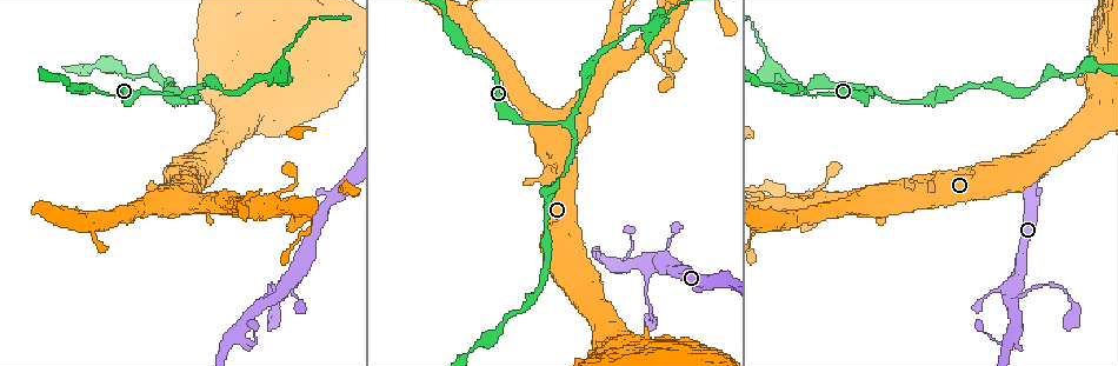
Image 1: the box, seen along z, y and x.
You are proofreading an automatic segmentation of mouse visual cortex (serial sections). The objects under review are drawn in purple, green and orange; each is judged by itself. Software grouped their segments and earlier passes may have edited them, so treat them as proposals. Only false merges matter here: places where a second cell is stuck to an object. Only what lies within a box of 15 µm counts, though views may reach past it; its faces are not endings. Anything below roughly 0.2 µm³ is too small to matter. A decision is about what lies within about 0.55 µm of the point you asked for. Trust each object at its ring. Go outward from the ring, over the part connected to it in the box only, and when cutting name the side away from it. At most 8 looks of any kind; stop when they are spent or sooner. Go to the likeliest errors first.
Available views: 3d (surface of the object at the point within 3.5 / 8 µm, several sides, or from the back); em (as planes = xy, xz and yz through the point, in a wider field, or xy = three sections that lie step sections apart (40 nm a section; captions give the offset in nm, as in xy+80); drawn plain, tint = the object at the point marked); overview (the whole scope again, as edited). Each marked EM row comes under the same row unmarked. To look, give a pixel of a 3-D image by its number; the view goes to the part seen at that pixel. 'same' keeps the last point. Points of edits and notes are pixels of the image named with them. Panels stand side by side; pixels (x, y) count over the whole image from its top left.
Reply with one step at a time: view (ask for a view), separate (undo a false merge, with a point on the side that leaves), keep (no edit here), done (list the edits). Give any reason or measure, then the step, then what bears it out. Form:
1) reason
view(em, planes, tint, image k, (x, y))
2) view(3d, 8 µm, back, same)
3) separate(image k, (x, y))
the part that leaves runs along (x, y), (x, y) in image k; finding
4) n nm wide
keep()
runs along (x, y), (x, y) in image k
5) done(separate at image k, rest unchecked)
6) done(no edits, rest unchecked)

branch point
view(3d, 3.5 µm, image 1, (1012, 297))

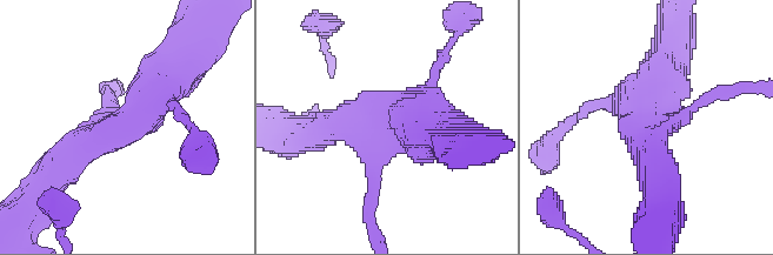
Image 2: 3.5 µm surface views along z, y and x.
view(em, xy, step 3, tint, image 2, (390, 115))

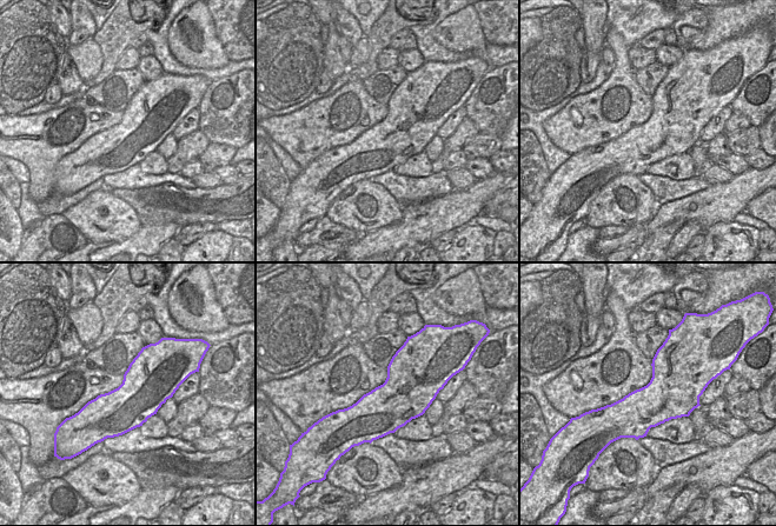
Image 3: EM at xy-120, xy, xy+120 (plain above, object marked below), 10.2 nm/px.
keep()
runs along (179, 65), (135, 120), (64, 162) in image 2; one cell here

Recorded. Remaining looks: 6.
view(3d, 3.5 µm, image 1, (192, 90))

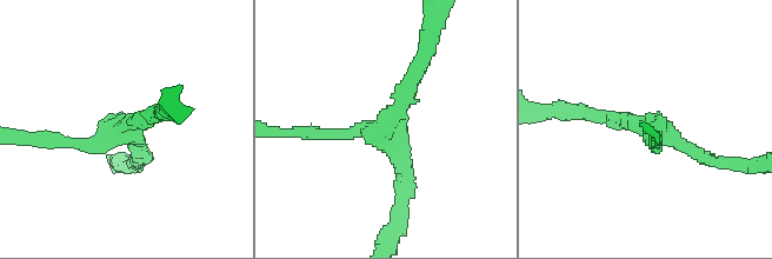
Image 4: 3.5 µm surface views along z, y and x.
3 arms; arms of 150, 200, 200 nm
view(em, xy, step 5, tint, image 4, (120, 131))

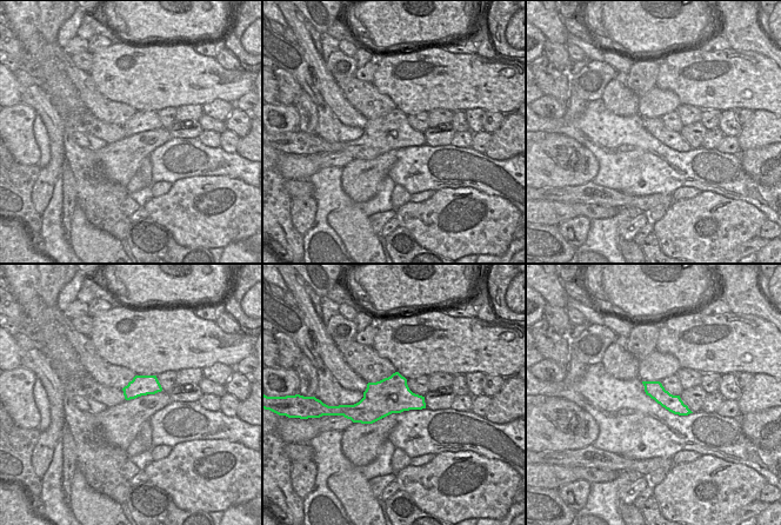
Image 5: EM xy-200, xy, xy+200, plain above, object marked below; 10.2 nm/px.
keep()
all the same cell

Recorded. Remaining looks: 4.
sudden change in width
view(em, xy, step 5, tint, image 1, (282, 58))

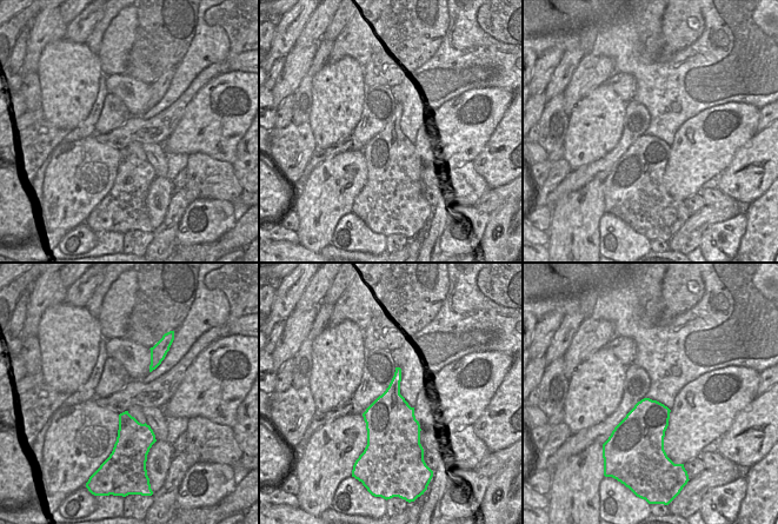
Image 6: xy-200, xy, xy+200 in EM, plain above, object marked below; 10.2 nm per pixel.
wider look
view(3d, 3.5 µm, same)

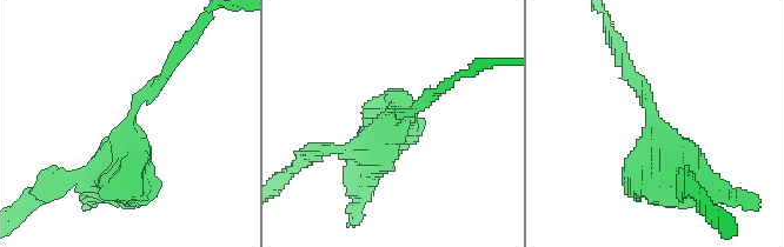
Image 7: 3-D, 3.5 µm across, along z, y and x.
500 nm wide
separate(image 7, (114, 201))
the part that leaves runs along (85, 178), (111, 167), (139, 99) in image 7; two cells meet here

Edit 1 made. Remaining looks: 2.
done(separate at image 7, rest unchecked)

